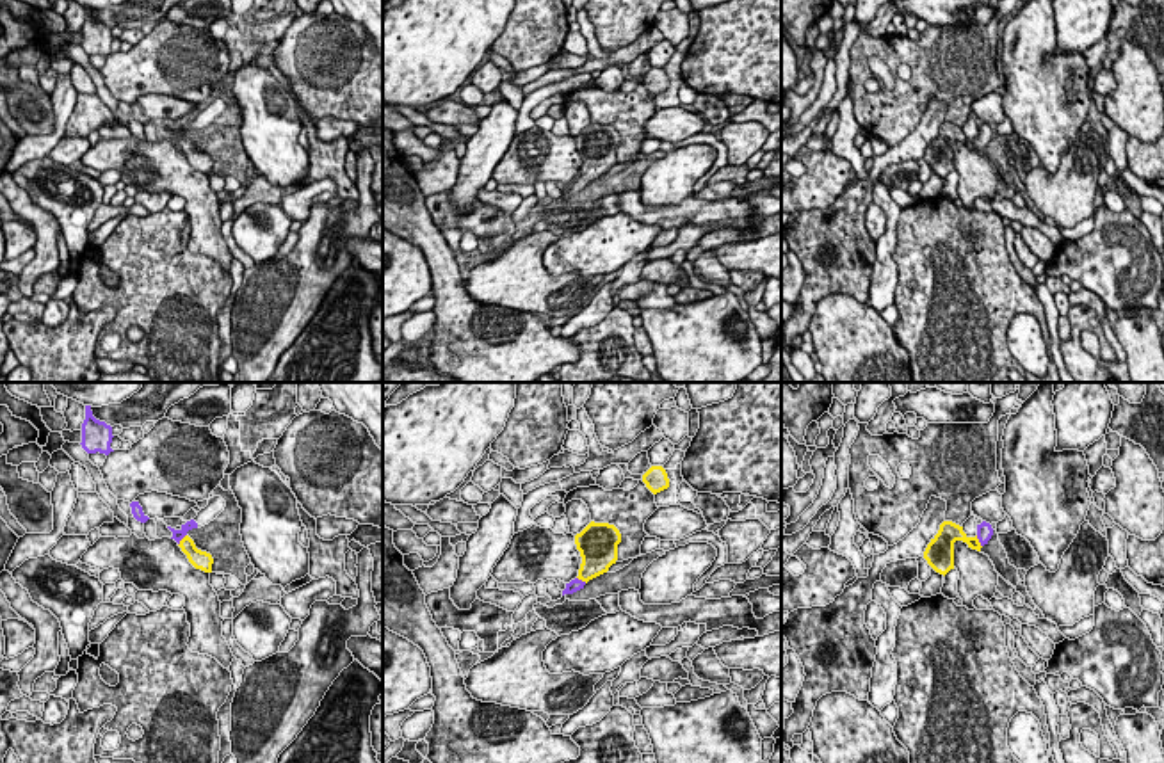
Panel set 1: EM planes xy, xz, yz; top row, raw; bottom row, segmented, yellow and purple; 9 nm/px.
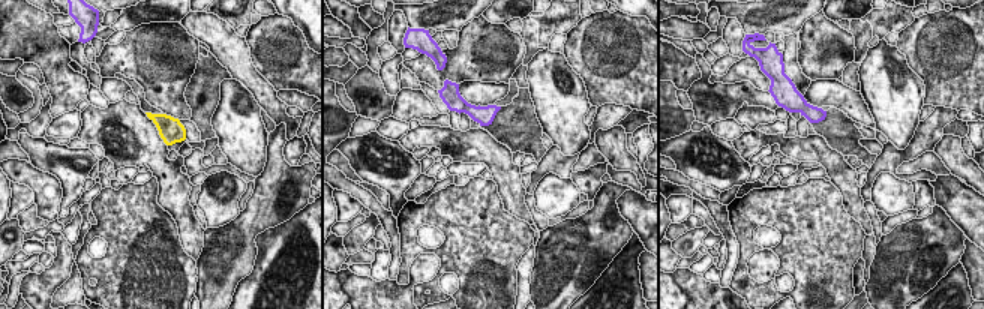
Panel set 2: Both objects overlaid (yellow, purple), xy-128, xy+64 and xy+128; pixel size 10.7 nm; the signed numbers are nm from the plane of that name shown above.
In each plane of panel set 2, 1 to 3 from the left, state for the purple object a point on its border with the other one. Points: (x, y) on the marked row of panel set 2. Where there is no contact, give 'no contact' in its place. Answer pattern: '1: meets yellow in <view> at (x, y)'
1: no contact
2: no contact
3: no contact

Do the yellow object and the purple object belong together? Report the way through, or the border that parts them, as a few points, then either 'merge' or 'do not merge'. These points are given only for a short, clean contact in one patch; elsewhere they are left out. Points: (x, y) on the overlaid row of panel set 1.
across yz (953, 532), (969, 541), (978, 541), (985, 530) | merge

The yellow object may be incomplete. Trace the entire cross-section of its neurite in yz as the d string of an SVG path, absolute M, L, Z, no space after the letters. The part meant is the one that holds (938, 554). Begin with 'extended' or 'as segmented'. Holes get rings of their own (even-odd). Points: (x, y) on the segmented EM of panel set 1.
extended; M943 521L940 525L938 534L927 544L924 551L924 558L936 573L945 576L950 569L954 569L954 542L956 541L963 541L968 544L968 548L981 551L981 548L988 544L991 535L993 535L993 528L986 521L977 525L975 537L968 537L963 532L963 526L952 521Z

